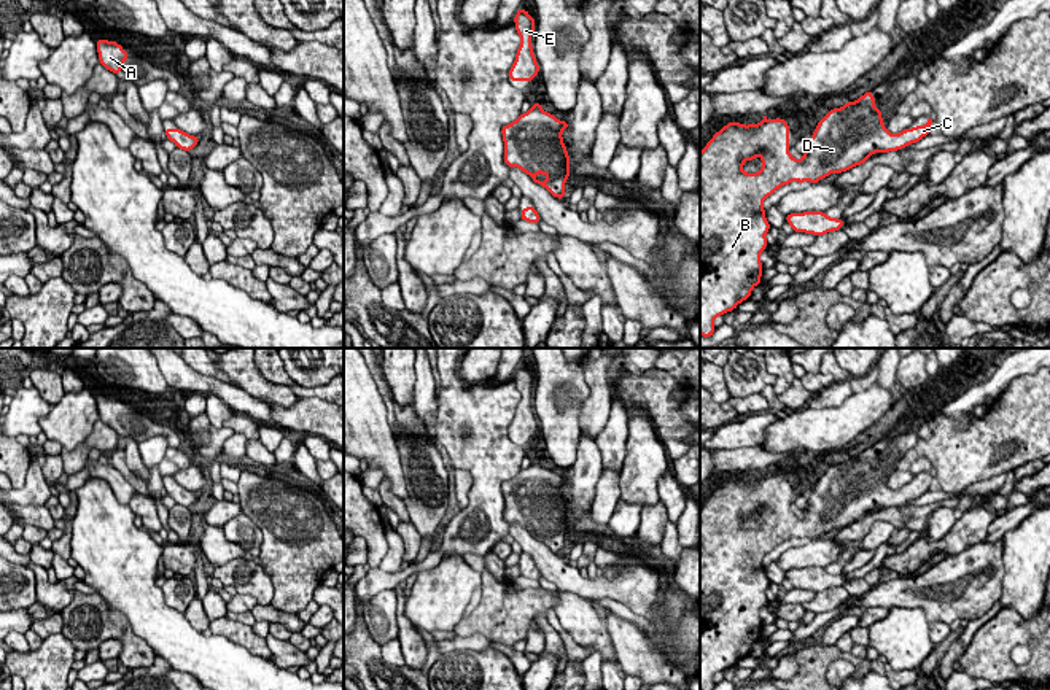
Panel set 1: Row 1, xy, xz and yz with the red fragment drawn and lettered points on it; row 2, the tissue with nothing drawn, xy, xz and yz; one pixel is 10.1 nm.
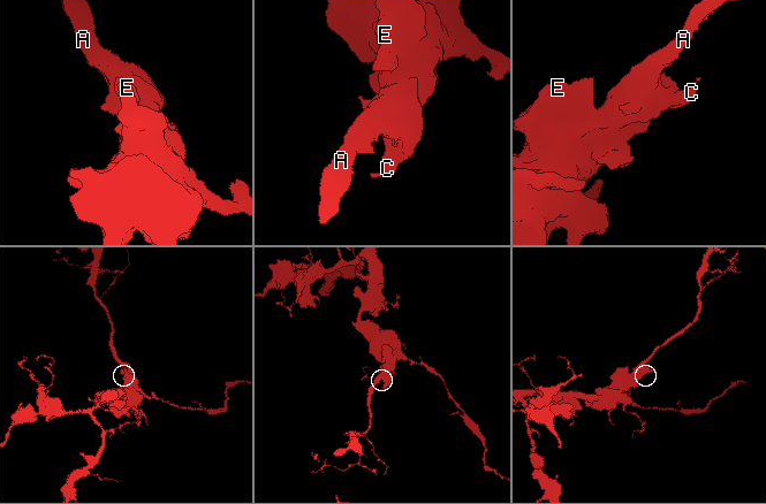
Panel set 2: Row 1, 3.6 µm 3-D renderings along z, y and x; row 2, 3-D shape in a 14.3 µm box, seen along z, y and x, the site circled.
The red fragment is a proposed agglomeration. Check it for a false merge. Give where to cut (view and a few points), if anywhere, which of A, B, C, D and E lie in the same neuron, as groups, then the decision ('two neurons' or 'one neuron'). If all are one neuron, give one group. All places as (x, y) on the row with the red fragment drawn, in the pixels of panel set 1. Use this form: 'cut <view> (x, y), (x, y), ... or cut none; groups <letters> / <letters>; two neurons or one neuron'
cut none; groups A B C D E; one neuron

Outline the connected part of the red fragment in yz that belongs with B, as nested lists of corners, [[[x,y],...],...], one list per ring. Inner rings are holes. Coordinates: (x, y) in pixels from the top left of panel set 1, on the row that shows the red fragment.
[[[865,91],[856,102],[832,108],[818,122],[800,161],[789,153],[789,124],[781,118],[768,121],[764,116],[759,124],[749,126],[730,121],[716,132],[700,151],[700,335],[711,337],[714,318],[735,310],[762,283],[760,253],[768,245],[765,234],[770,229],[762,204],[768,196],[792,181],[818,184],[834,172],[864,164],[873,153],[904,149],[929,135],[931,124],[929,118],[924,126],[889,134],[872,91]],[[757,156],[762,159],[760,170],[746,173],[743,164]]]

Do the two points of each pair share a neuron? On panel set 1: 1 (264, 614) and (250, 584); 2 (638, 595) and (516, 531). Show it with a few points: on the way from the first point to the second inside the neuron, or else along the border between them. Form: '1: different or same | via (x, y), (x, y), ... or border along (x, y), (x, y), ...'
1: different | border along (258, 603), (269, 604)
2: same | via (608, 587), (581, 587), (546, 560)

